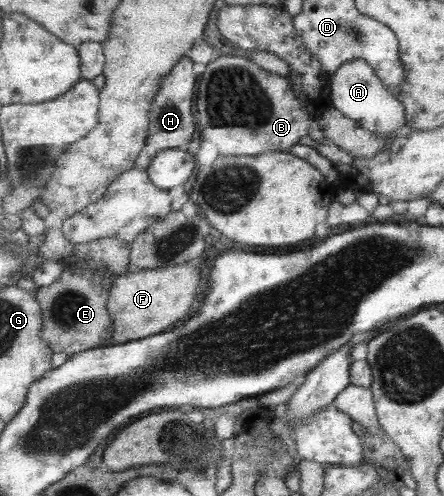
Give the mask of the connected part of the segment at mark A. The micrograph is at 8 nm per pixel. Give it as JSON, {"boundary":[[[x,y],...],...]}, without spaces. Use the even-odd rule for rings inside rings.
{"boundary":[[[352,59],[342,63],[340,69],[331,77],[332,101],[334,108],[339,109],[350,119],[358,120],[362,128],[378,132],[391,140],[390,133],[407,125],[405,104],[395,95],[394,89],[386,87],[386,83],[376,75],[376,69],[364,59]]]}

